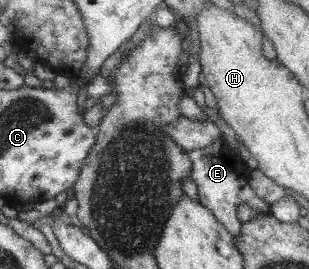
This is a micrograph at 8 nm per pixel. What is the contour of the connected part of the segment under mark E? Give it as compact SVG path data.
M218 137L208 146L194 149L187 152L187 157L191 159L190 179L194 181L197 187L198 202L203 204L215 218L227 229L234 238L241 228L241 222L238 217L238 208L240 205L254 207L259 212L268 214L271 210L271 204L258 198L254 191L248 186L248 176L250 170L244 164L244 158L232 146L226 144L225 140Z

